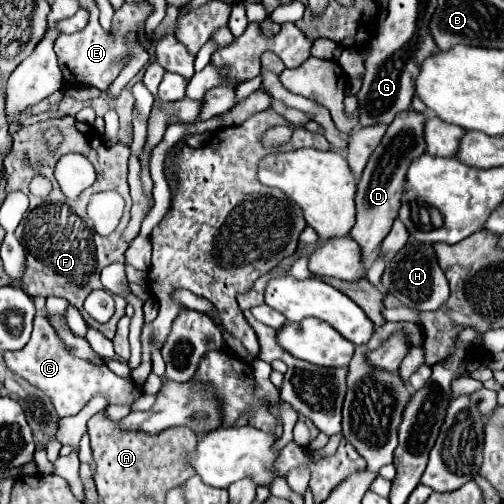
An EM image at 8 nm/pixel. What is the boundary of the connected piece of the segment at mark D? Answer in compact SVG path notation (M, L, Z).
M412 109L396 115L396 119L390 123L386 135L382 137L380 147L370 155L368 165L364 167L364 173L358 181L356 189L356 223L350 229L350 237L360 245L364 253L364 261L370 259L384 237L390 233L394 219L398 217L400 209L400 197L404 191L404 175L412 159L420 157L424 153L424 121L426 117L422 113L416 113Z

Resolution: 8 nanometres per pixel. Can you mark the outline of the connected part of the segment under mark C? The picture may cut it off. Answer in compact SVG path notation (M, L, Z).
M38 297L38 299L34 299L34 303L36 303L38 313L34 319L34 331L32 331L30 341L20 351L4 351L4 361L10 367L10 371L24 377L28 383L38 387L40 391L44 391L50 397L52 405L56 407L57 415L60 418L78 414L82 410L82 405L86 405L94 395L100 395L100 393L108 395L110 403L132 405L132 387L134 385L128 383L126 379L114 375L106 365L94 367L80 357L72 357L72 353L68 353L64 341L60 341L58 333L54 331L54 327L48 323L48 319L44 315L46 313L44 299Z

